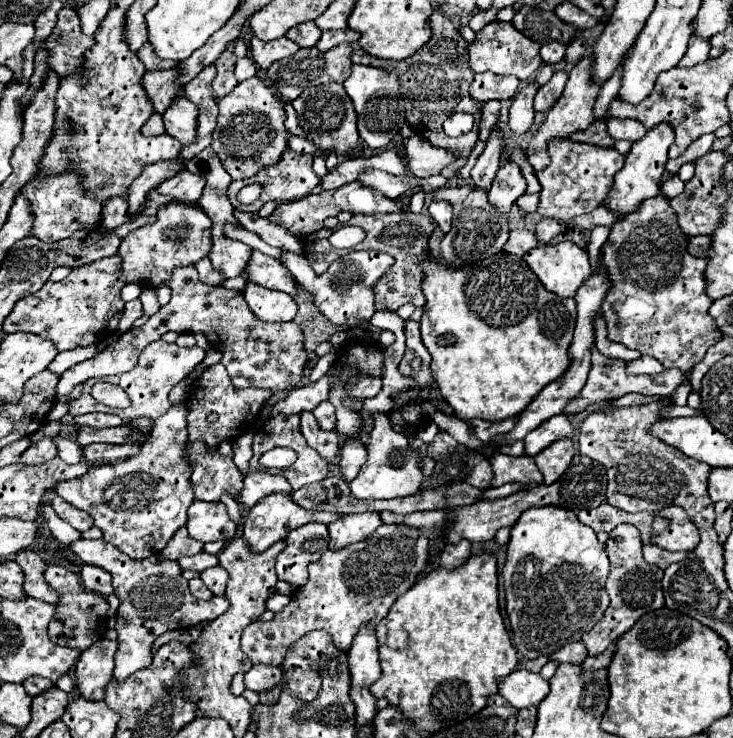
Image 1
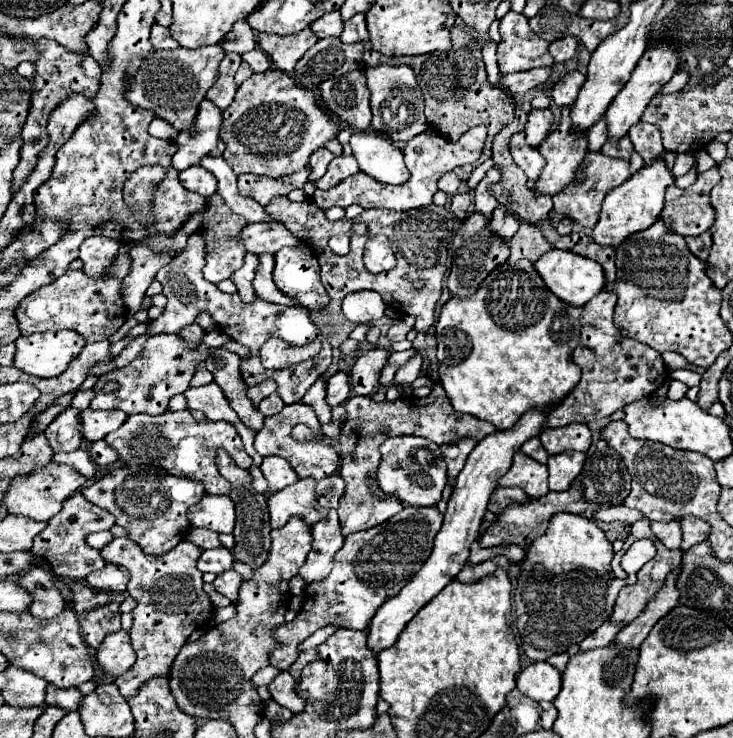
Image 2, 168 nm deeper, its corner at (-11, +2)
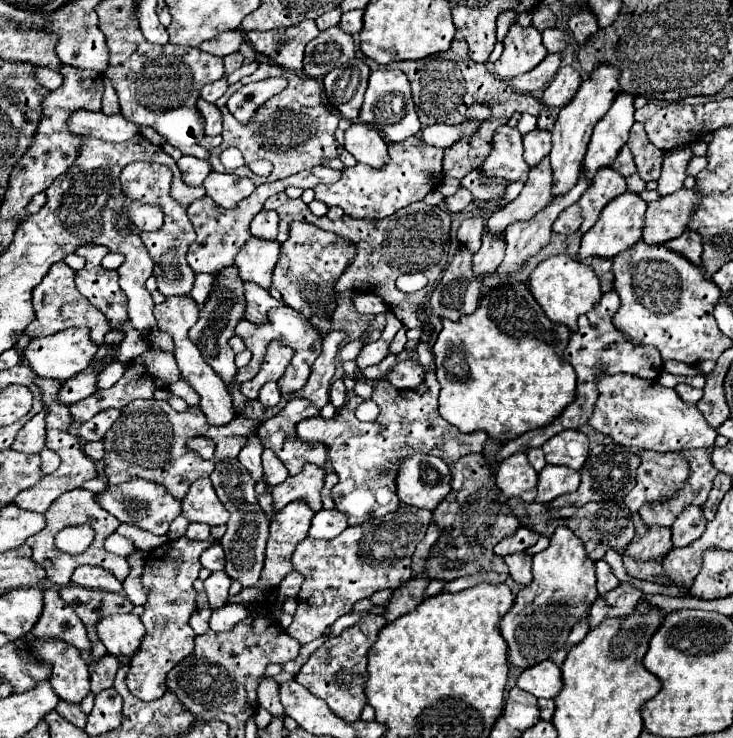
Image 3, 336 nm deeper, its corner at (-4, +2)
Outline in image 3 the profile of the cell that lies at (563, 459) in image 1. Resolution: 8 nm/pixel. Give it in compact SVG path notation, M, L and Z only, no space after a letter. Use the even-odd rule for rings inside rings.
M547 465L539 473L539 493L537 493L537 503L549 503L557 499L559 495L577 491L581 483L581 475L577 471L569 471L567 467L551 467Z

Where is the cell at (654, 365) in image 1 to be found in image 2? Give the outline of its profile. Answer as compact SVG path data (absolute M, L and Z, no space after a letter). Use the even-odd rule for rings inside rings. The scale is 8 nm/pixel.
M670 379L670 383L668 383L668 397L670 399L682 399L686 395L686 391L688 391L688 387L684 387L676 379Z

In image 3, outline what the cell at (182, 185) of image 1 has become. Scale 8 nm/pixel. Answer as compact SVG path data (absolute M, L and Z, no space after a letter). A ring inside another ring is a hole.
M183 155L179 161L177 161L179 169L181 169L181 175L183 175L183 181L197 187L197 185L203 185L205 177L211 173L211 165L209 161L205 159L197 159L193 155Z

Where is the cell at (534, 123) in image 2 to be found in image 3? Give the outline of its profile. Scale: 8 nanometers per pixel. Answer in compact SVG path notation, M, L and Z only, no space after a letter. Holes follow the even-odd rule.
M535 129L523 137L523 147L525 147L527 165L537 167L543 161L543 157L547 157L551 151L551 133Z

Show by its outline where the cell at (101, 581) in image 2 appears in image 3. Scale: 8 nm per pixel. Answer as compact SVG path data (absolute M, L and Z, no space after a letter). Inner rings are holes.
M81 565L81 567L77 567L71 581L75 585L87 587L87 589L103 589L103 591L113 591L113 593L119 593L123 589L121 581L117 581L109 571L105 571L99 565Z

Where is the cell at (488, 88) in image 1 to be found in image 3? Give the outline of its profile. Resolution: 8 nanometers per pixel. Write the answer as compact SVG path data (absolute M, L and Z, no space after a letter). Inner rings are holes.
M561 53L547 55L543 59L543 63L537 65L533 71L529 71L525 75L517 75L517 79L513 79L509 83L513 87L517 87L517 91L521 91L521 93L533 93L533 91L545 87L555 77L555 73L559 71L559 65L561 65Z

